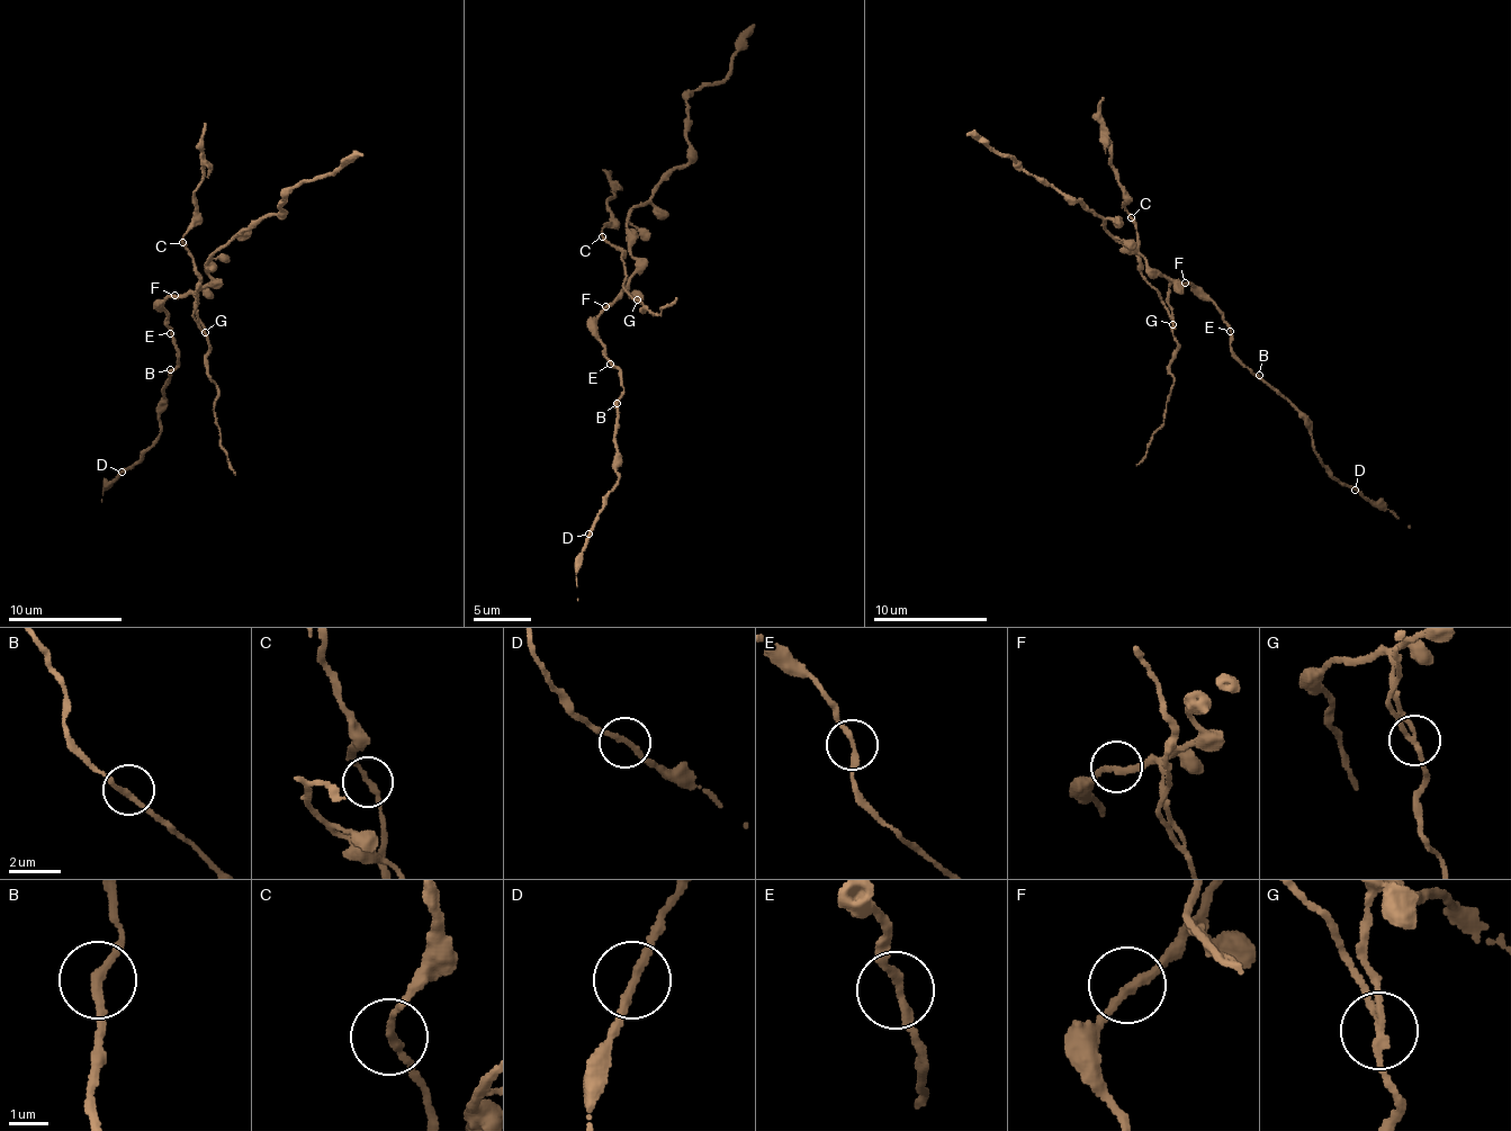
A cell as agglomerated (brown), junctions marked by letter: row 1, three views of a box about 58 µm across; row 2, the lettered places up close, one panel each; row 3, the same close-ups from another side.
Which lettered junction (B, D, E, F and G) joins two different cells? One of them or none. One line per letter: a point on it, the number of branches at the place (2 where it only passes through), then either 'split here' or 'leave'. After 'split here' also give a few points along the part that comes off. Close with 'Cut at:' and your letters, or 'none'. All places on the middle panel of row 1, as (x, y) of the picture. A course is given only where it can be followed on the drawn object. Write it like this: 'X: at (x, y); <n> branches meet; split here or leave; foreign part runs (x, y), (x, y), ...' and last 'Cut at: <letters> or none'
B: at (617, 403); 2 branches meet; leave
D: at (588, 533); 2 branches meet; leave
E: at (610, 364); 2 branches meet; leave
F: at (605, 306); 2 branches meet; leave
G: at (637, 299); 2 branches meet; split here; foreign part runs (637, 301), (622, 283), (622, 252), (601, 233), (611, 221), (610, 174)
Cut at: G

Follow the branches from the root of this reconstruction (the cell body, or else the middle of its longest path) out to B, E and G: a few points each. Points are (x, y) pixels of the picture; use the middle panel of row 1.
B: (608, 307), (597, 320), (599, 337), (606, 356), (617, 367), (624, 389), (617, 403)
E: (608, 307), (597, 320), (599, 337), (610, 364)
G: (608, 307), (624, 289), (637, 301)

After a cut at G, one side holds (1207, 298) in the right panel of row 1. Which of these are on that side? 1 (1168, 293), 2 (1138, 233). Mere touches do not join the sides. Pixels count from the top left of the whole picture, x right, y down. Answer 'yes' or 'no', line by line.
1: yes
2: no

